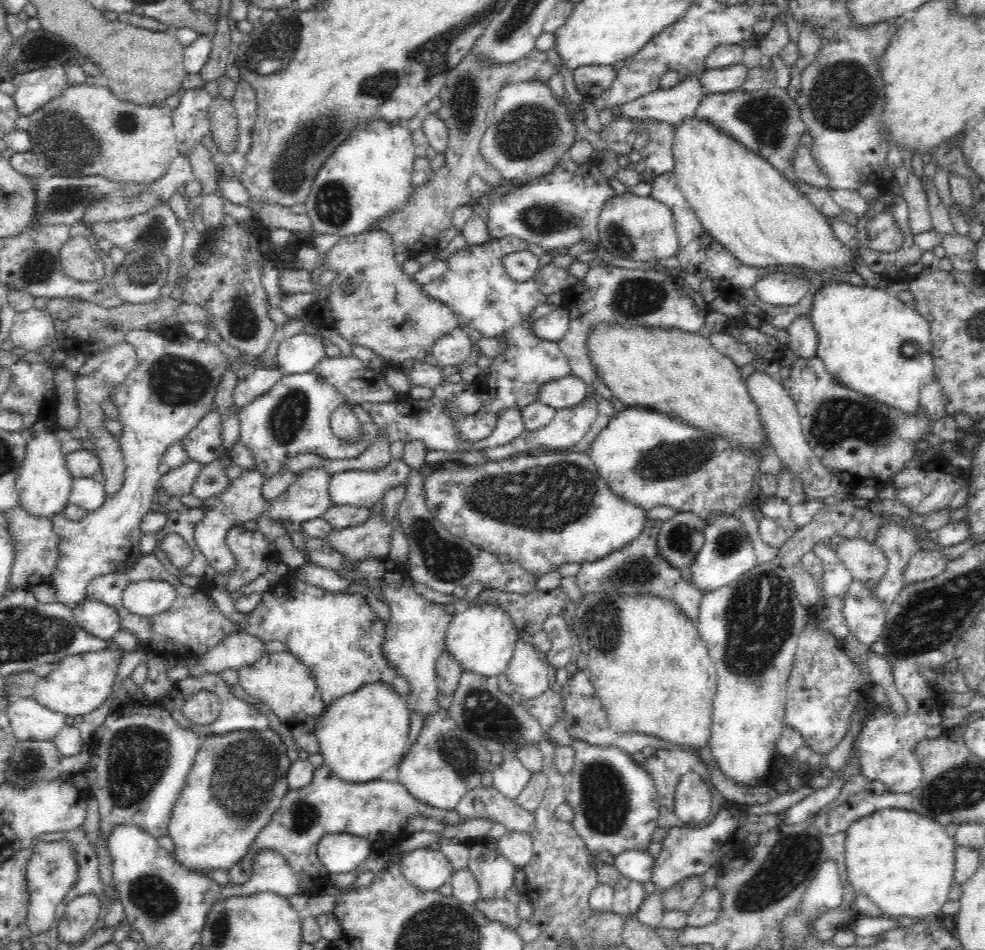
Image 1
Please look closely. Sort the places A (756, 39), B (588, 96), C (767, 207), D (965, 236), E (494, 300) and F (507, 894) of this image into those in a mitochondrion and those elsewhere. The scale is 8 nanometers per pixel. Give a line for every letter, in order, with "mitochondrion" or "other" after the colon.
A: other
B: other
C: other
D: other
E: mitochondrion
F: other

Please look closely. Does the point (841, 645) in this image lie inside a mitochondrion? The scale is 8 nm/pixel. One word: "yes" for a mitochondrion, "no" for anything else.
no

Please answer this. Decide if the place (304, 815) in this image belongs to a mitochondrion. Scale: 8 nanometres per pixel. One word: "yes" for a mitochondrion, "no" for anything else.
yes

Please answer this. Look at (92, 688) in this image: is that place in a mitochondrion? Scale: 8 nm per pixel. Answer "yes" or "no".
no

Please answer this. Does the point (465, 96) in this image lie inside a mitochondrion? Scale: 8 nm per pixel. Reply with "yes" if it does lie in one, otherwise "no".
yes

